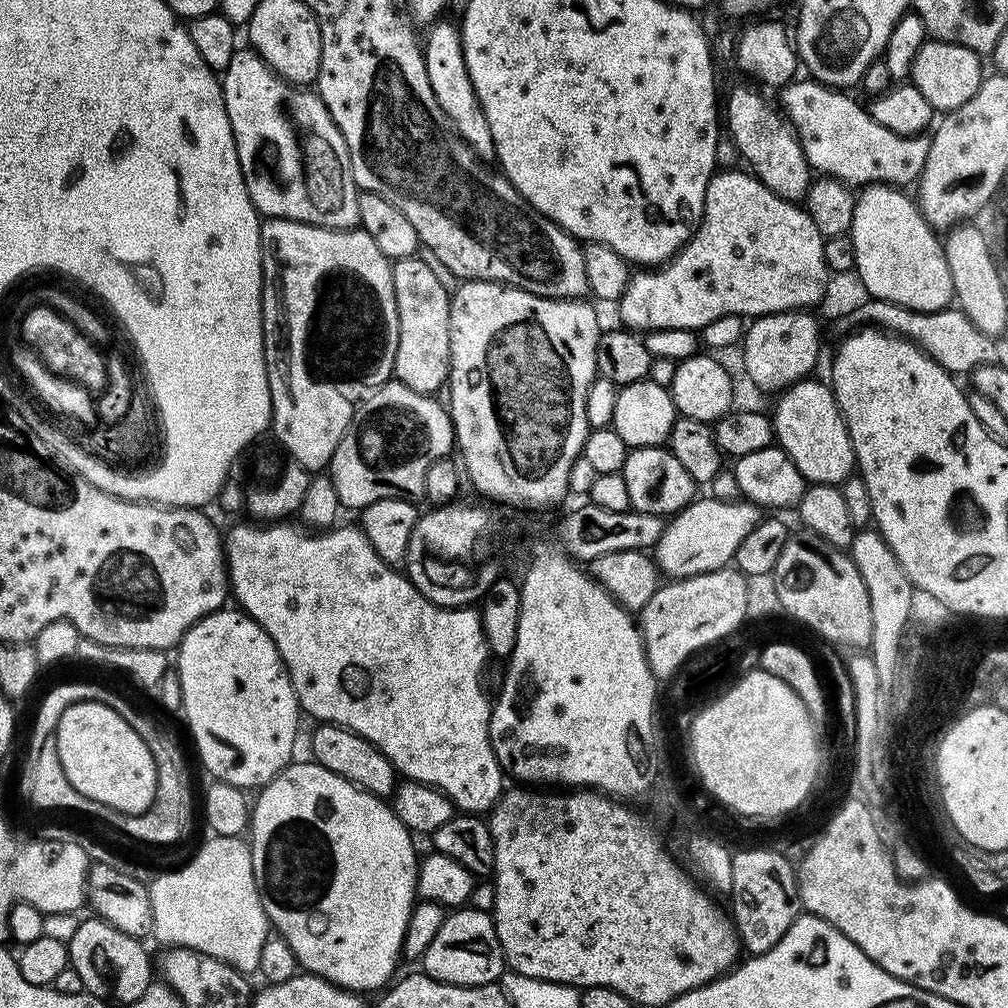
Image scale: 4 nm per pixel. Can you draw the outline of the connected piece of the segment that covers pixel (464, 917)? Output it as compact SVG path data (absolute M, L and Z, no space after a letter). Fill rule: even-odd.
M471 906L449 911L442 922L442 930L438 930L434 942L426 946L422 968L427 976L443 984L476 988L480 984L497 983L503 977L506 965L491 915Z

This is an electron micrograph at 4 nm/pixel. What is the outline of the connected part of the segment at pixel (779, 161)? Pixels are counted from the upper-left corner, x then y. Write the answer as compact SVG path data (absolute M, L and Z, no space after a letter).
M752 88L734 89L728 96L726 132L735 151L737 153L740 151L744 155L751 175L784 200L800 202L807 197L814 173L808 166L808 159L804 157L796 129L783 111L775 103L773 104L762 93L755 92Z

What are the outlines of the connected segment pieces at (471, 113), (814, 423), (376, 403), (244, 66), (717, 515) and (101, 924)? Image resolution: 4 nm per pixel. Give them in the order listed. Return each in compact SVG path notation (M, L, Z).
M441 18L427 29L428 37L423 37L422 51L426 78L430 78L430 86L434 90L434 98L438 98L438 106L448 116L449 122L456 128L456 133L471 144L477 154L491 153L492 135L486 114L482 114L482 106L478 102L478 94L474 94L474 86L470 82L470 74L466 70L466 58L460 41L460 29L447 18Z
M805 378L779 393L776 413L770 419L775 439L784 453L798 466L805 481L840 486L856 468L856 455L848 427L836 396L827 383Z
M393 378L377 392L365 396L355 405L352 420L330 458L330 475L334 482L334 490L345 509L363 510L379 500L420 502L425 499L426 470L430 470L434 462L445 459L451 453L448 451L453 451L456 442L456 432L452 429L449 409L443 403L440 405L436 399L435 395L427 392L410 390L410 386Z
M248 46L237 47L230 66L222 73L222 87L224 90L224 101L226 102L226 114L230 118L230 126L232 127L234 142L238 150L238 162L242 166L246 190L250 194L252 205L255 206L256 211L268 218L297 220L303 224L313 224L319 228L357 227L360 223L358 218L358 198L360 197L360 192L352 177L350 154L346 150L346 142L342 138L338 126L334 126L326 106L322 103L320 97L316 95L315 91L309 90L304 86L291 84L288 80L283 80L257 52L253 52L251 47Z
M711 496L697 498L665 525L662 538L654 549L657 568L673 580L727 567L735 559L742 540L763 518L763 509L745 500L716 500Z
M91 919L82 921L73 930L72 940L67 941L70 967L78 970L85 993L120 1006L142 998L145 990L154 983L154 964L148 961L148 952L140 945L143 943L102 919Z

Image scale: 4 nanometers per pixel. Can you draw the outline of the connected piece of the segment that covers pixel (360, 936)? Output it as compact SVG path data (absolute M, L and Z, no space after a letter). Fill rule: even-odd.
M289 763L288 767L283 768L270 783L259 789L257 796L260 797L254 800L250 808L252 869L264 912L268 916L268 923L290 946L290 950L294 950L296 963L305 973L321 976L323 980L328 980L339 988L347 988L348 991L357 994L372 992L380 987L383 989L397 975L396 963L401 963L402 960L406 926L410 922L412 905L418 900L416 891L418 855L416 856L416 848L412 845L413 833L409 832L407 826L393 814L391 807L381 797L365 792L363 788L357 788L346 778L326 770L321 764L296 763Z

